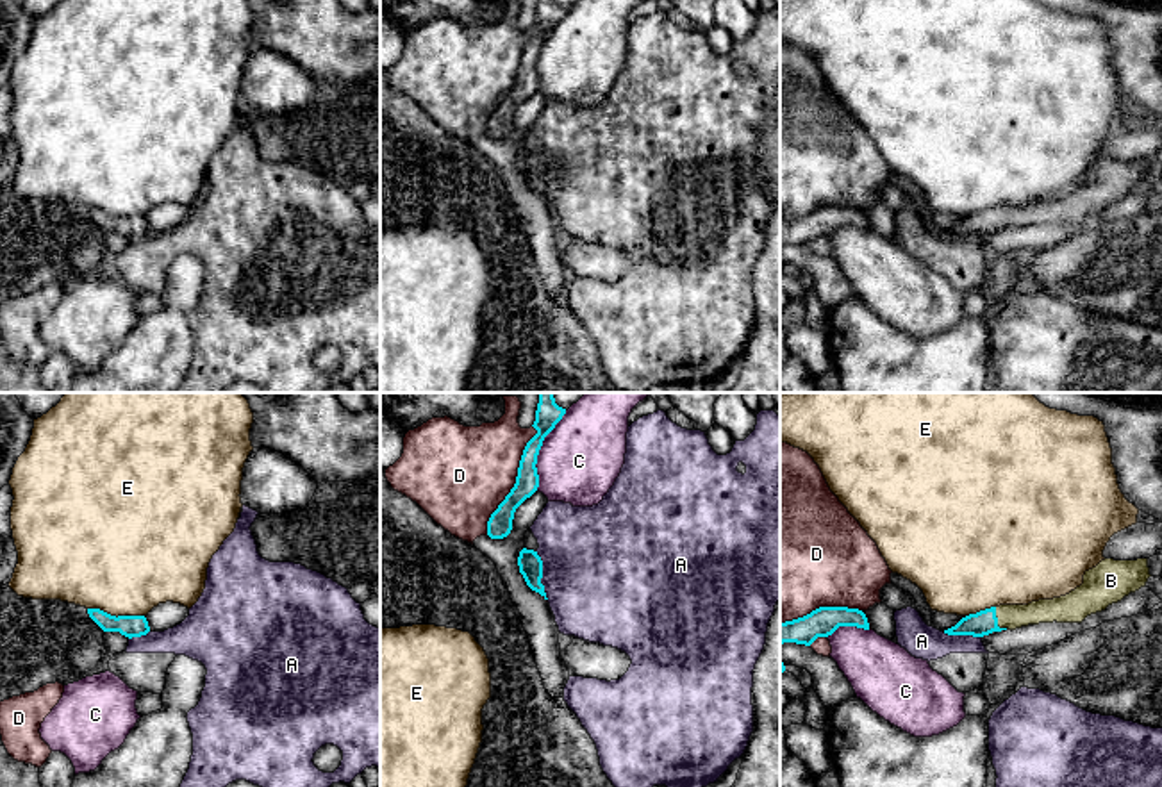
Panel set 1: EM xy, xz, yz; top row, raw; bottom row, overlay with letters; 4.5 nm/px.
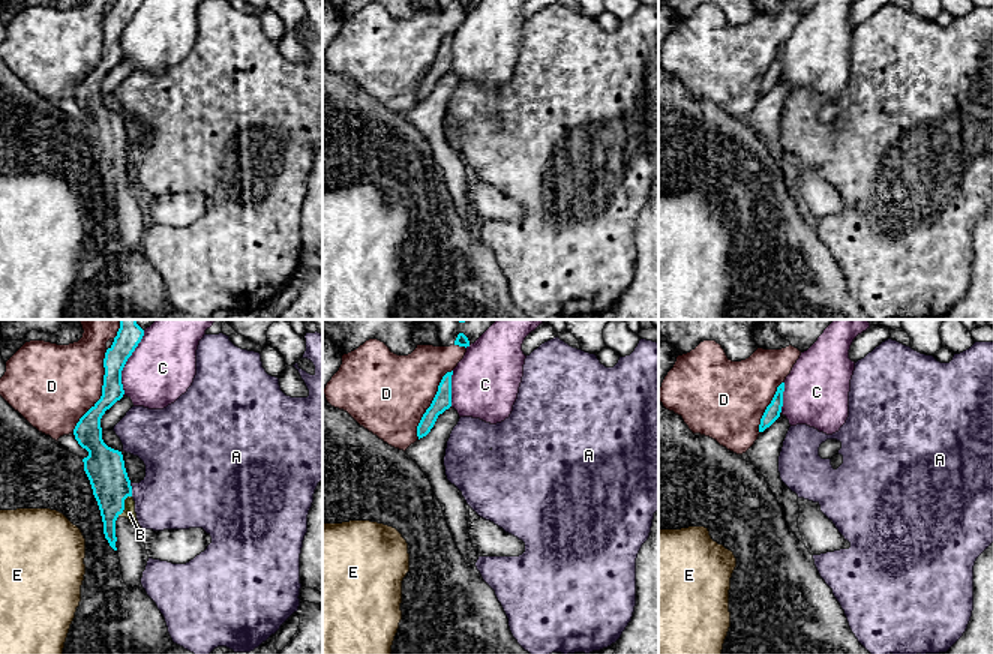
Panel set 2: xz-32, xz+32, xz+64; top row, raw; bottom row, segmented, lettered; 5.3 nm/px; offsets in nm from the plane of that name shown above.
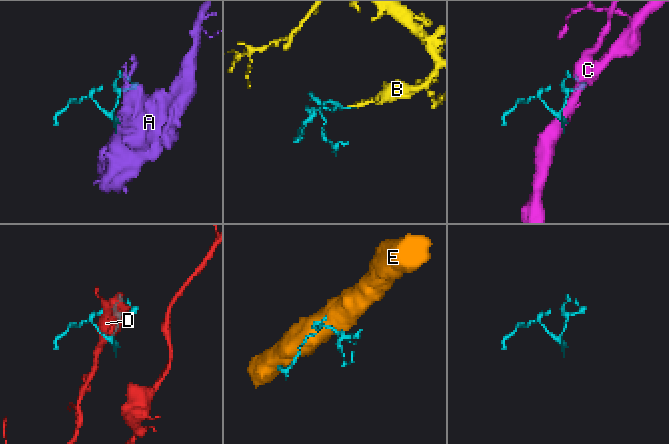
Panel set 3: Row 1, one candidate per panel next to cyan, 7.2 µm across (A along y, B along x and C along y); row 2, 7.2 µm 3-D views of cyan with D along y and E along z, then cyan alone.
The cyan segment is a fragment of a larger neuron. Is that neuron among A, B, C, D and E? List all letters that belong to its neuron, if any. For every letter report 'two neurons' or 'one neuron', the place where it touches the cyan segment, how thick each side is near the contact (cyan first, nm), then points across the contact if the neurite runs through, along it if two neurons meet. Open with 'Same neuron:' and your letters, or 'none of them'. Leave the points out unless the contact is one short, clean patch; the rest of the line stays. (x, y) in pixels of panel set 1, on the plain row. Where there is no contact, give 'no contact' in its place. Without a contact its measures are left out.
Same neuron: B
A: two neurons; meets cyan in xz at (541, 175); 110 nm thick on the cyan side, 500 nm on the other; border along xz (536, 150), (541, 161), (543, 191), (548, 198)
B: one neuron; meets cyan in yz at (996, 220); 110 nm thick on the cyan side, 110 nm on the other; runs through yz (982, 223), (996, 220), (1045, 211)
C: two neurons; meets cyan in xz at (539, 49); 110 nm thick on the cyan side, 360 nm on the other
D: two neurons; meets cyan in xz at (516, 81); 110 nm thick on the cyan side, 440 nm on the other
E: two neurons; meets cyan in xy at (115, 216); 100 nm thick on the cyan side, 480 nm on the other

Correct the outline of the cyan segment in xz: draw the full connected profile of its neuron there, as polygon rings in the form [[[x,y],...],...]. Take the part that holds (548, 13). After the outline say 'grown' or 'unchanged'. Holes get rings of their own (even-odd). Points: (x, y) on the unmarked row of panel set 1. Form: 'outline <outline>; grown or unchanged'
outline [[[539,0],[535,21],[532,25],[537,34],[523,50],[514,87],[487,121],[487,136],[491,139],[503,139],[510,134],[516,109],[537,91],[539,75],[535,64],[539,50],[544,37],[555,29],[564,14],[566,9],[559,7],[555,0]]]; unchanged

